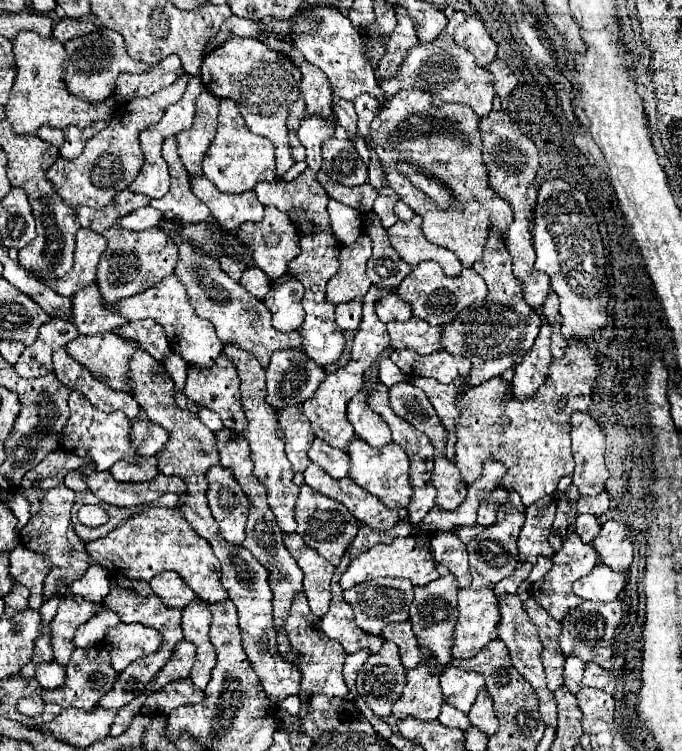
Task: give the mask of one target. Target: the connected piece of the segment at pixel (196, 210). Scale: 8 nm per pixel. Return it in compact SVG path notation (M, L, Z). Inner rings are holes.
M168 138L162 146L162 156L168 162L170 168L170 178L172 178L172 186L170 192L162 198L162 200L152 200L152 208L160 210L160 212L170 212L174 214L176 220L180 220L182 224L196 224L202 222L210 216L210 210L206 204L202 204L190 190L190 180L188 180L188 172L178 156L178 146L176 146L176 138Z

